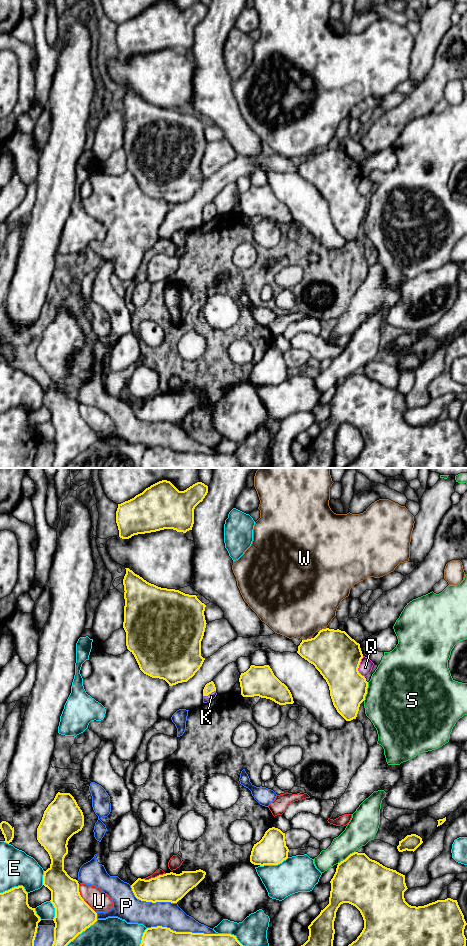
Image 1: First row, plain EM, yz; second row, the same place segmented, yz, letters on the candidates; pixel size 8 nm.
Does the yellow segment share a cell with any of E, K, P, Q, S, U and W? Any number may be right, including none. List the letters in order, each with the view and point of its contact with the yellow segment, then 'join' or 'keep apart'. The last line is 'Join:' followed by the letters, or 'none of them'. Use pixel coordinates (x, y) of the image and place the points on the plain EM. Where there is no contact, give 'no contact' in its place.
E: contact yz (14, 407); keep apart
K: contact yz (209, 213); join
P: contact yz (182, 452); keep apart
Q: contact yz (358, 187); keep apart
S: contact yz (366, 211); keep apart
U: contact yz (82, 418); keep apart
W: contact yz (307, 159); keep apart
Join: K

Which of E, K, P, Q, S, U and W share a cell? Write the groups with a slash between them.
E / K / P / Q / S / U / W

